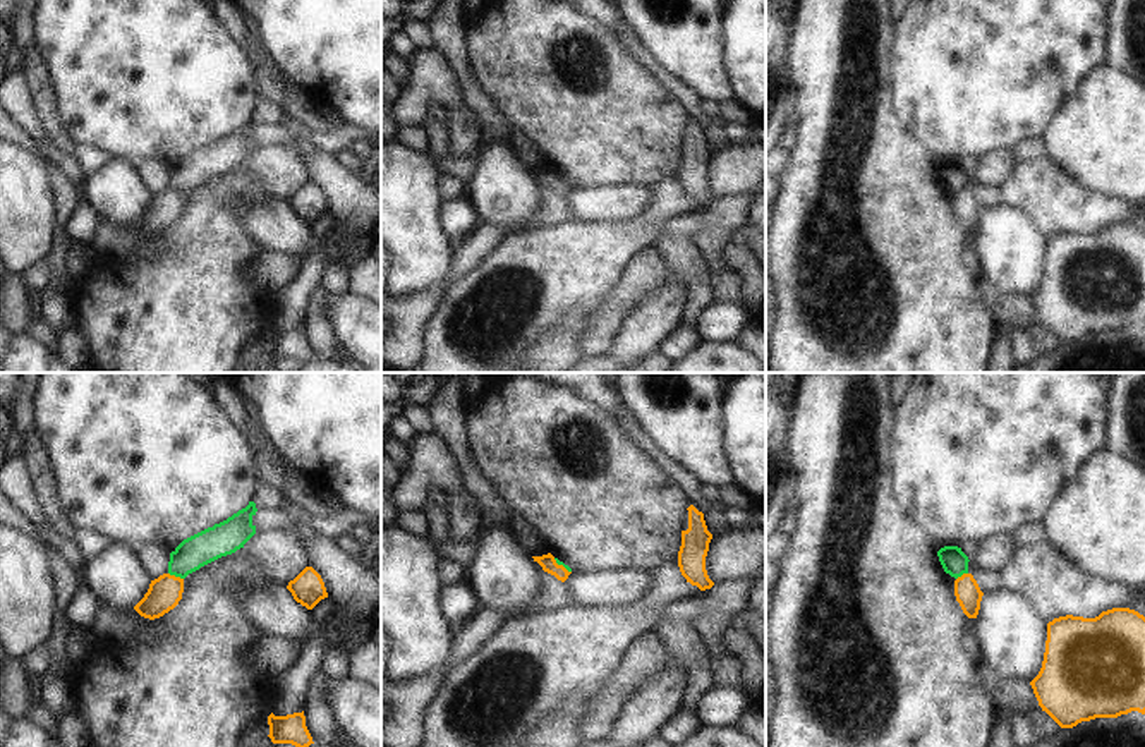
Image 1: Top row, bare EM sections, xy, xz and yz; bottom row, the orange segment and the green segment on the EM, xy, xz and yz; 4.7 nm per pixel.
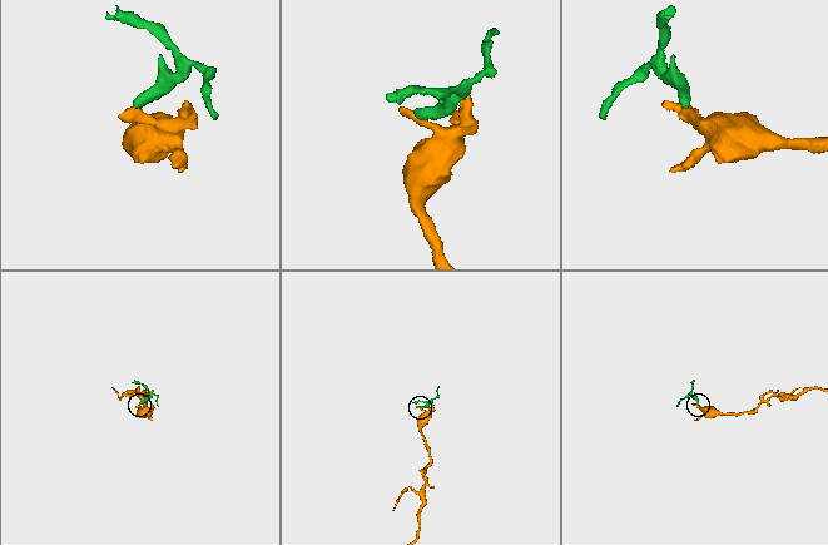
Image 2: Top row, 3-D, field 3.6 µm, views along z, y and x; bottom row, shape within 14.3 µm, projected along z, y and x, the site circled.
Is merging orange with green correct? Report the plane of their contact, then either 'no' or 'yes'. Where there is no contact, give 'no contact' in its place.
xy | no

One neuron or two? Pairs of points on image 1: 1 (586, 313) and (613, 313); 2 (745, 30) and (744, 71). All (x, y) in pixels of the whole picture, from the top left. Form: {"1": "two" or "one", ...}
{"1": "two", "2": "one"}

